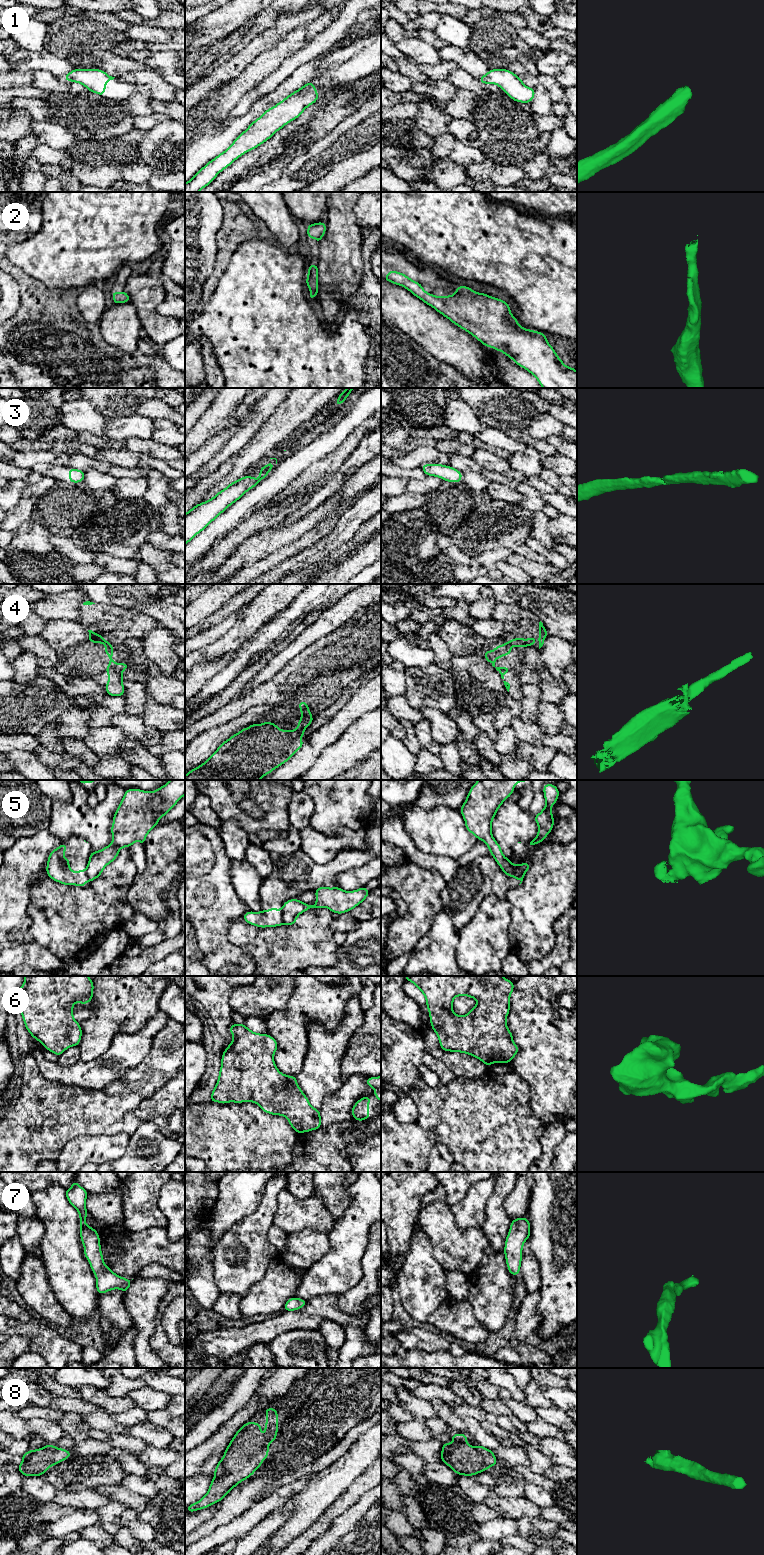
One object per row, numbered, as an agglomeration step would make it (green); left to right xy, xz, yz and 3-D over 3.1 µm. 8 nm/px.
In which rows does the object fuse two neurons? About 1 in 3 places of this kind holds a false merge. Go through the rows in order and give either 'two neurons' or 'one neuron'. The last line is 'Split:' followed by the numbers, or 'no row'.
1: one neuron
2: one neuron
3: one neuron
4: two neurons
5: two neurons
6: one neuron
7: one neuron
8: one neuron
Split: 4, 5

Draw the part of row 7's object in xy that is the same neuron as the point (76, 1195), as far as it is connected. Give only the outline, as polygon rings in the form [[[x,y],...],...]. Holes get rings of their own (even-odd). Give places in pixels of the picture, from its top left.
[[[74,1180],[72,1186],[65,1190],[65,1194],[68,1202],[74,1206],[79,1213],[81,1228],[80,1238],[84,1246],[84,1256],[87,1258],[95,1274],[97,1292],[103,1294],[114,1289],[120,1289],[126,1293],[133,1279],[130,1280],[121,1277],[105,1265],[99,1234],[84,1221],[88,1216],[88,1211],[85,1206],[88,1192]]]

